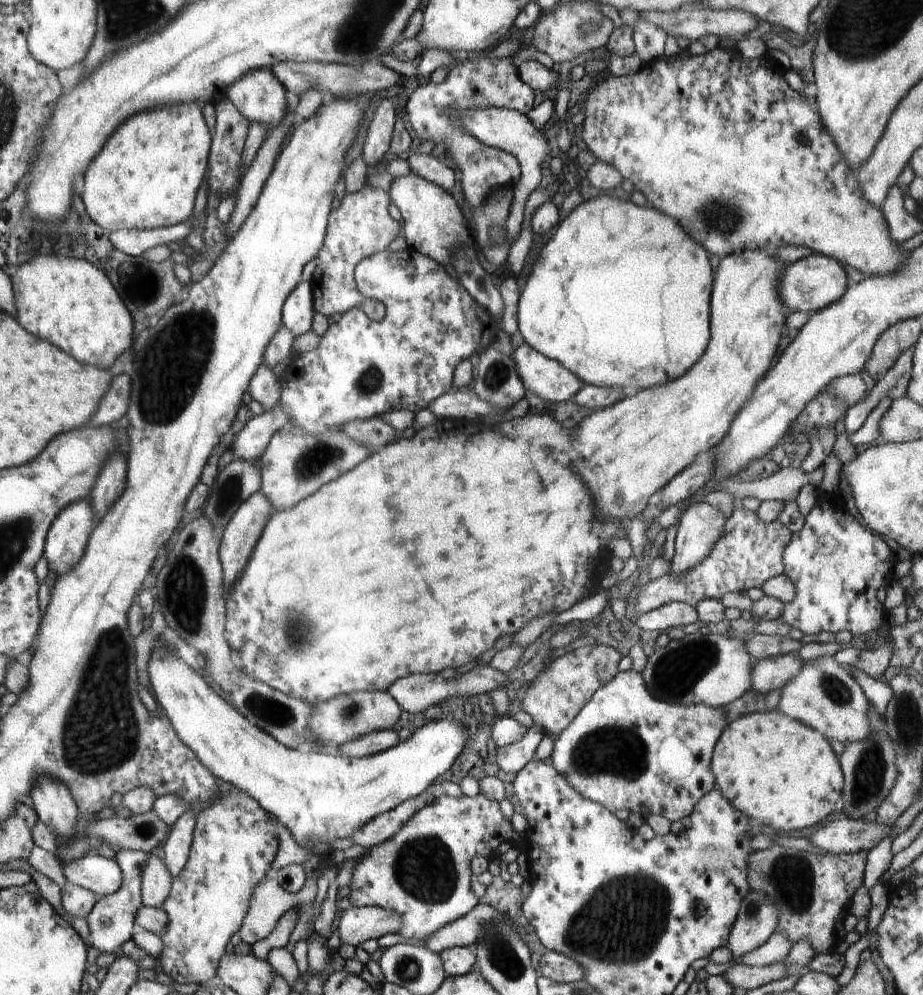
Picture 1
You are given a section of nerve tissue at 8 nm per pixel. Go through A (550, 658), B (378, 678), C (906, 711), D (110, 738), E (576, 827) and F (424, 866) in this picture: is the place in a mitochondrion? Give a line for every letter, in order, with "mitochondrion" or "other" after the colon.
A: other
B: other
C: mitochondrion
D: mitochondrion
E: other
F: mitochondrion

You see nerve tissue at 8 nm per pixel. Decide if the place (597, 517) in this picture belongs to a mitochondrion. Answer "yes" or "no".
no

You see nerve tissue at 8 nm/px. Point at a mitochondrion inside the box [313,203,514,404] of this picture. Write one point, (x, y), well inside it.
(368, 383)

